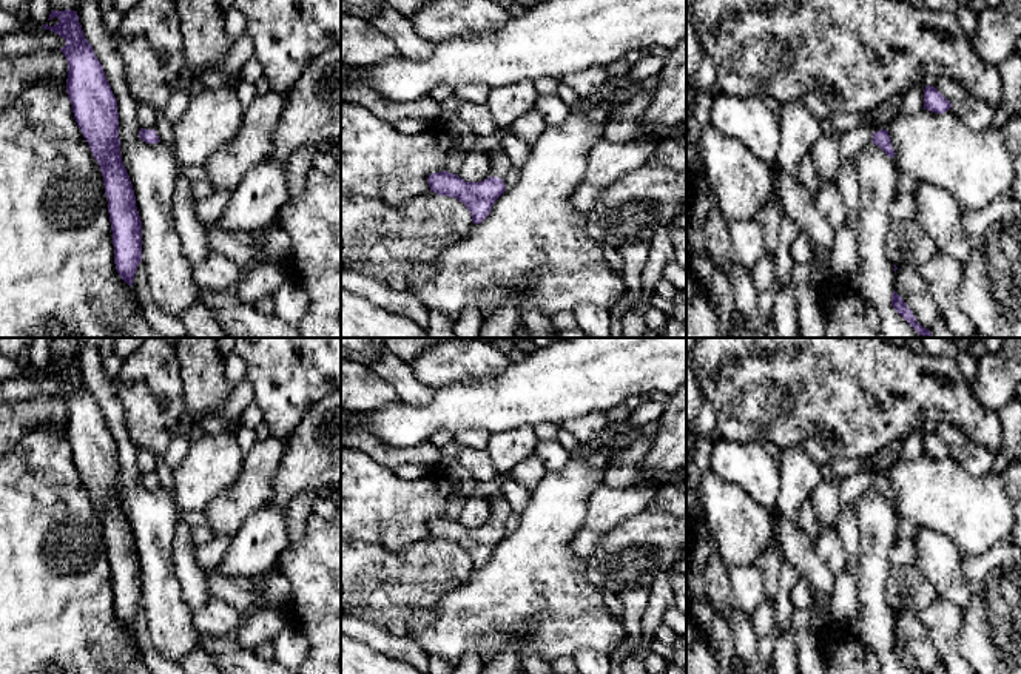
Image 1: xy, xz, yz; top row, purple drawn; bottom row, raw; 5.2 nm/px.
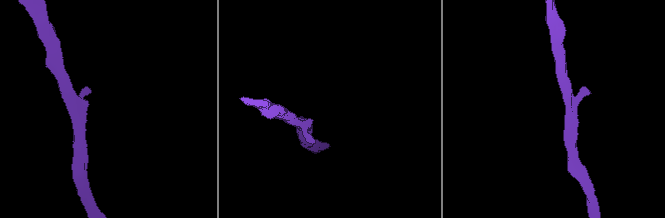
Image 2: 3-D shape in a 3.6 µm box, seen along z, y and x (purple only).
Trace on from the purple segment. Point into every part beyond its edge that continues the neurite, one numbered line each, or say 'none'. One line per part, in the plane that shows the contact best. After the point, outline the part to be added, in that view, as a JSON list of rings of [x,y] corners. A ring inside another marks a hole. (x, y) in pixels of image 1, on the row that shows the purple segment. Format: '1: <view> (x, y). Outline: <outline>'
1: xz (500, 162). Outline: [[[504,150],[490,156],[490,162],[492,162],[492,176],[498,179],[503,179],[512,168],[512,163],[506,156]]]

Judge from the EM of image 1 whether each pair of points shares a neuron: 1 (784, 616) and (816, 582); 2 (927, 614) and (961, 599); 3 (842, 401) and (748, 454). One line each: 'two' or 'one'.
1: two
2: two
3: two

